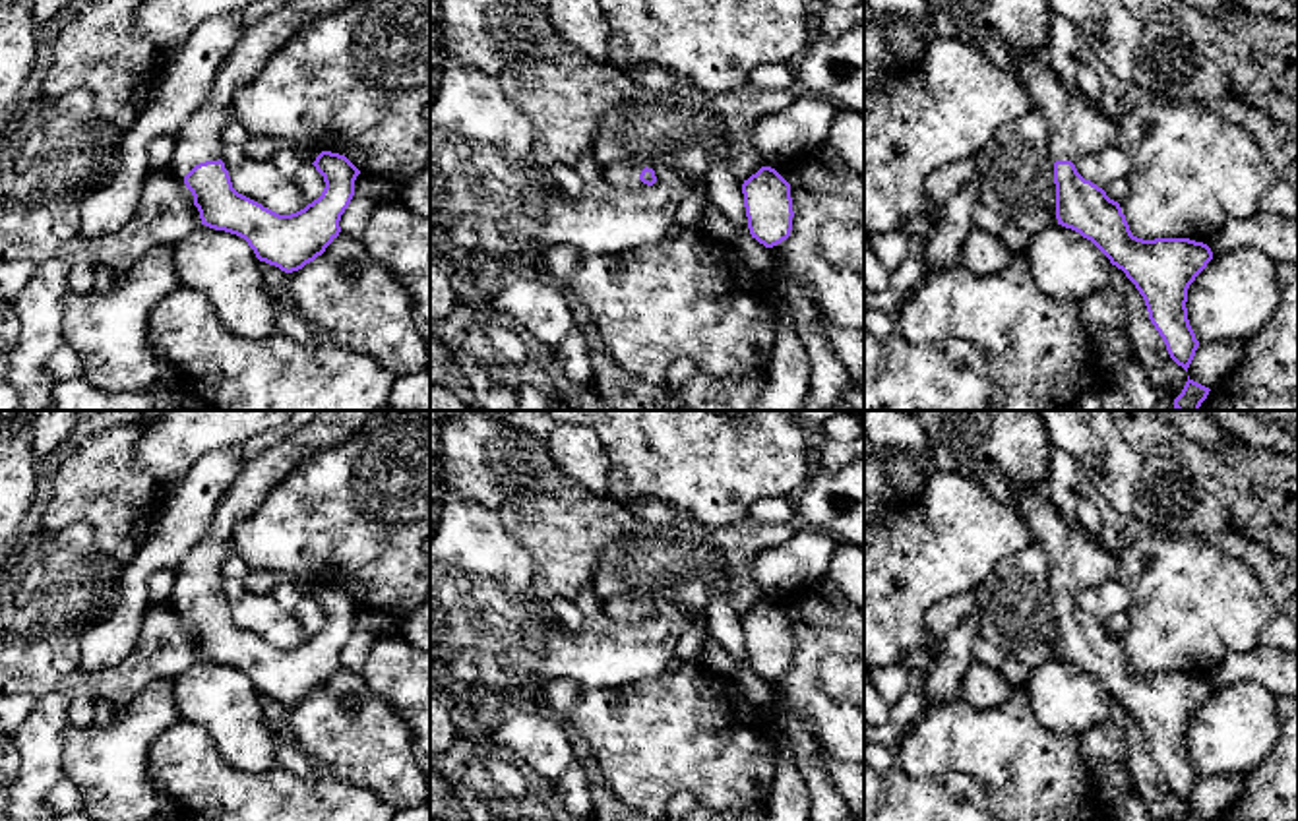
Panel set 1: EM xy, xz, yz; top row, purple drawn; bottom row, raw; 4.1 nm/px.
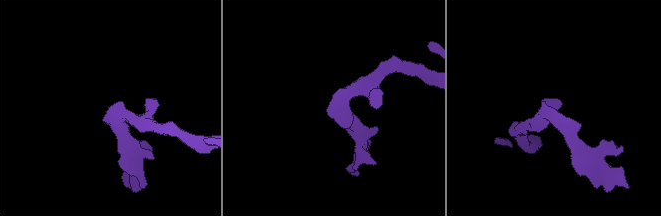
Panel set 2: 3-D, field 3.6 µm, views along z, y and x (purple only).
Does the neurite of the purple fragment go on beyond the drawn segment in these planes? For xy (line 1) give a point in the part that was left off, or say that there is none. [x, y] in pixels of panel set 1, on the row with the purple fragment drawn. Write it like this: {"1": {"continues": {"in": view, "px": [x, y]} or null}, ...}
{"1": {"continues": {"in": "xy", "px": [198, 140]}}}

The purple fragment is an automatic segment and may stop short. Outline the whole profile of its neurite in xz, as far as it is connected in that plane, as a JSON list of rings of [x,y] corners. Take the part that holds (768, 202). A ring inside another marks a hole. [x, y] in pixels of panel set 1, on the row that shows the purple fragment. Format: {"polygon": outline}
{"polygon": [[[761,167],[742,184],[748,228],[765,248],[787,240],[792,230],[790,184],[771,167]]]}

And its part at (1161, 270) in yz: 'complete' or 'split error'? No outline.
split error

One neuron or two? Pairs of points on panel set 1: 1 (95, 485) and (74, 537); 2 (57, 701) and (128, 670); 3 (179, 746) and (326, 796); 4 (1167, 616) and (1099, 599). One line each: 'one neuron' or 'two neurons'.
1: two neurons
2: two neurons
3: one neuron
4: two neurons

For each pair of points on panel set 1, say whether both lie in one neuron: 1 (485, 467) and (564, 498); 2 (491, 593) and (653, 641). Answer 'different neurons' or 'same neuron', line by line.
1: same neuron
2: same neuron

